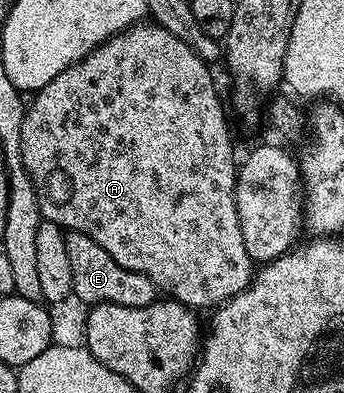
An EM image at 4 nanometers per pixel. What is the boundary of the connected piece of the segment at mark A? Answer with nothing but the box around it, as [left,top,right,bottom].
[21,22,255,310]

